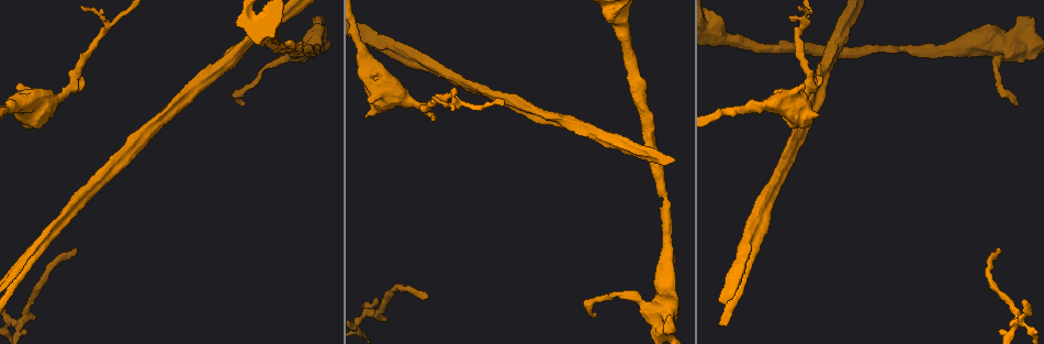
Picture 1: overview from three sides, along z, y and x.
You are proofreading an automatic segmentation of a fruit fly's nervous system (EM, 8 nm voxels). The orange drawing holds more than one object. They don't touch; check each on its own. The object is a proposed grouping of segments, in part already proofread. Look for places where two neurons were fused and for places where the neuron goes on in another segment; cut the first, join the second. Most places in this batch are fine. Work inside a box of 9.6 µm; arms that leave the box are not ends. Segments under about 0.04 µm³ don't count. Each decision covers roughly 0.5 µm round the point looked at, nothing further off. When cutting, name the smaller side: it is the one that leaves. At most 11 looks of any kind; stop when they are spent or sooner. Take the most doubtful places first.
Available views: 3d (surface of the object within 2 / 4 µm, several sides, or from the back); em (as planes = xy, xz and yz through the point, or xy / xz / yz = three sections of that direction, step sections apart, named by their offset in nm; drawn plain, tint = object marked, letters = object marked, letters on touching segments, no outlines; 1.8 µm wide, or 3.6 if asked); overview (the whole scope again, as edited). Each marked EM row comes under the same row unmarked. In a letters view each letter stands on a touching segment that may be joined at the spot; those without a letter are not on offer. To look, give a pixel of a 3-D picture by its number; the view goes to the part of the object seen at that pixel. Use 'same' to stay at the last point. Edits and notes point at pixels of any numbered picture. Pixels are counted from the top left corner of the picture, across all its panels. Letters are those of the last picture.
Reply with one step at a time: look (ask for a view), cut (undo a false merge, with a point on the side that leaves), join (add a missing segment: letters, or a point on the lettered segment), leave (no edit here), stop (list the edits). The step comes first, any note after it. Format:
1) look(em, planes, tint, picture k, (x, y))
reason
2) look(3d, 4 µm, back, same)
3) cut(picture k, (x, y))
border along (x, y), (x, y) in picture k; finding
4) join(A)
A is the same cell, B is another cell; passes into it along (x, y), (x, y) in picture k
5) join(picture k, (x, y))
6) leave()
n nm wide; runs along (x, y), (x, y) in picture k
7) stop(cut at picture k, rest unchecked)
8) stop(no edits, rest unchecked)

look(3d, 4 µm, picture 1, (998, 250))
end of a long branch

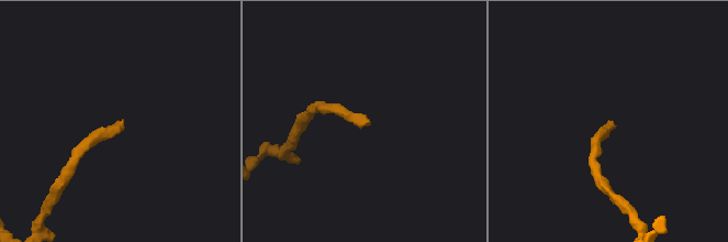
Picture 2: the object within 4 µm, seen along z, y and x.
look(em, planes, letters, picture 2, (369, 120))
shape alone is not enough

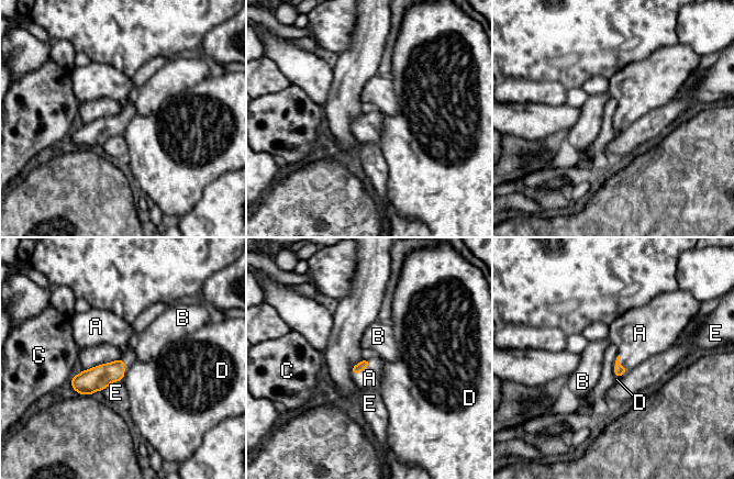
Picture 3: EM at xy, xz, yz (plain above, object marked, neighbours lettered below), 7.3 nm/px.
join(A)
A is the same cell, B, C, D and E are other cells; it goes on there

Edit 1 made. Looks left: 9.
look(em, xy, step 4, letters, picture 1, (371, 314))
abrupt turn

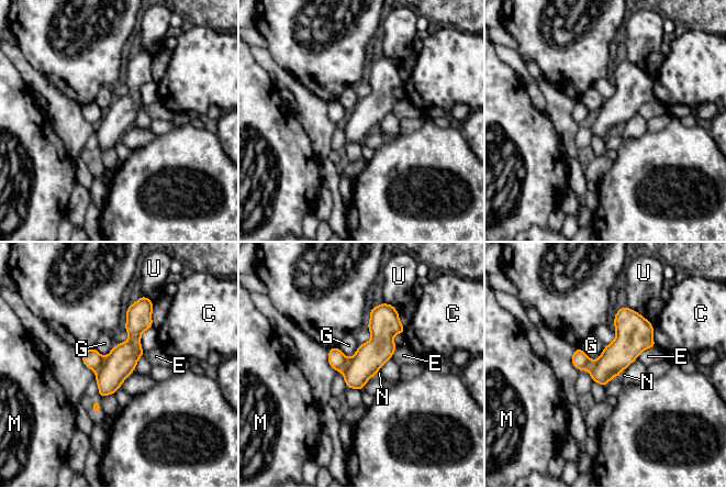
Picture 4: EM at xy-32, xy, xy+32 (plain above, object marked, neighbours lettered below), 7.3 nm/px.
look(em, planes, letters, same)
another direction

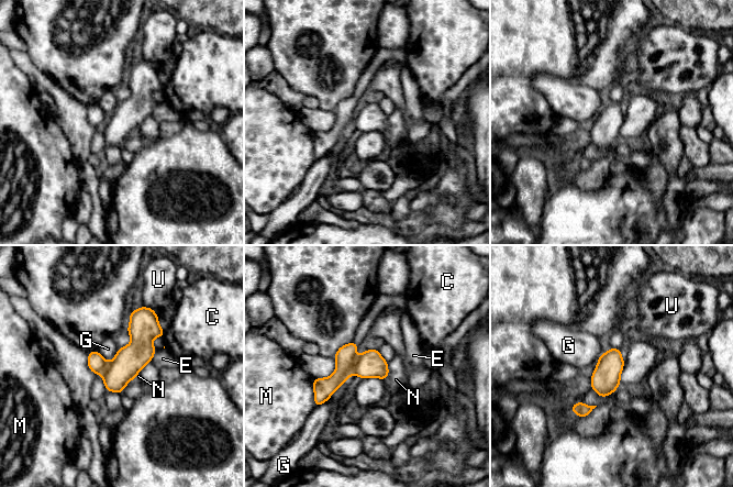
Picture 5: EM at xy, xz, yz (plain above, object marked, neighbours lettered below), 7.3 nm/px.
cut(picture 5, (345, 356))
C, E, G, M, N and U are other cells; a second neuron is stuck on

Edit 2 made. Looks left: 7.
look(3d, 2 µm, picture 1, (245, 103))
end of a long branch

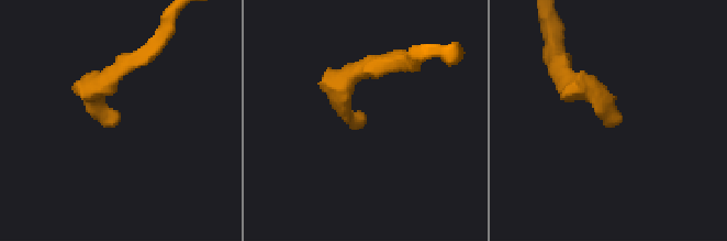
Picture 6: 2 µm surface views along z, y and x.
look(em, yz, step 16, letters, picture 6, (364, 116))

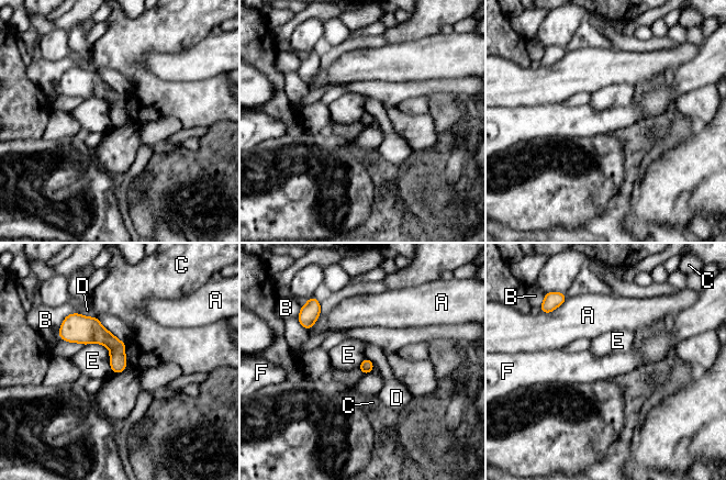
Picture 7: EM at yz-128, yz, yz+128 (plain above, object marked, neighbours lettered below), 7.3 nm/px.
look(em, planes, letters, same)
another direction

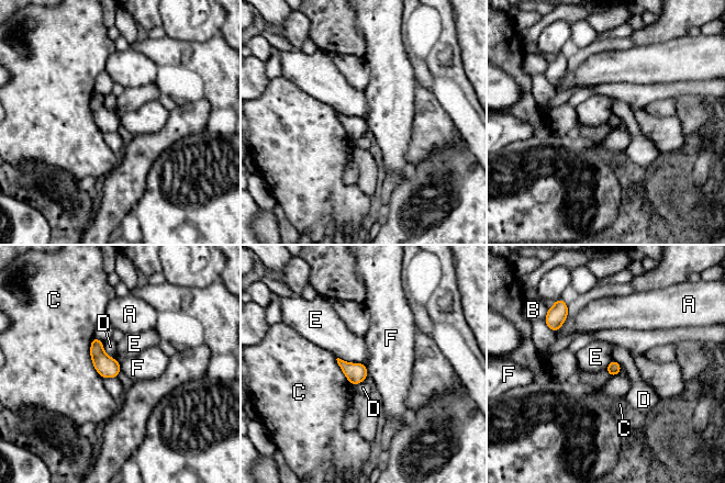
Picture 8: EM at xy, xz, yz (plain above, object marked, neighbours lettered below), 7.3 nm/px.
leave()
A, B, C, D, E and F are other cells; border along (337, 357), (366, 366) in picture 8; none of them fits

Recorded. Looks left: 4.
look(3d, 2 µm, back, picture 1, (665, 308))
sharp bend

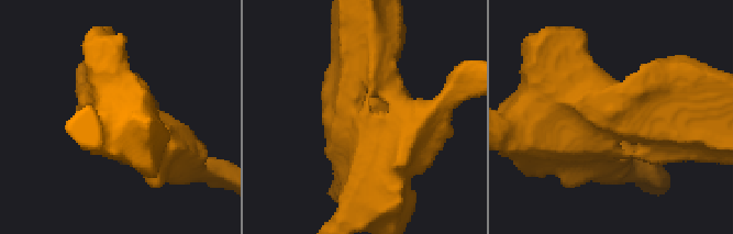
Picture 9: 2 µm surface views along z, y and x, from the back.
look(em, planes, letters, picture 9, (365, 119))
need the tissue

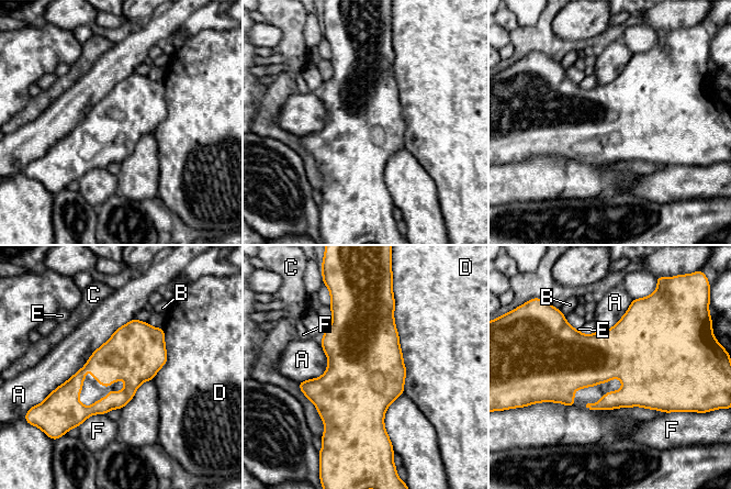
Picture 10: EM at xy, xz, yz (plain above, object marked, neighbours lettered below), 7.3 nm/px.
leave()
A, B, C, D, E and F are other cells; border along (134, 317), (48, 395) in picture 10; all the same neuron

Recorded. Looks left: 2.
stop(join at picture 3, cut at picture 5, rest unchecked)

